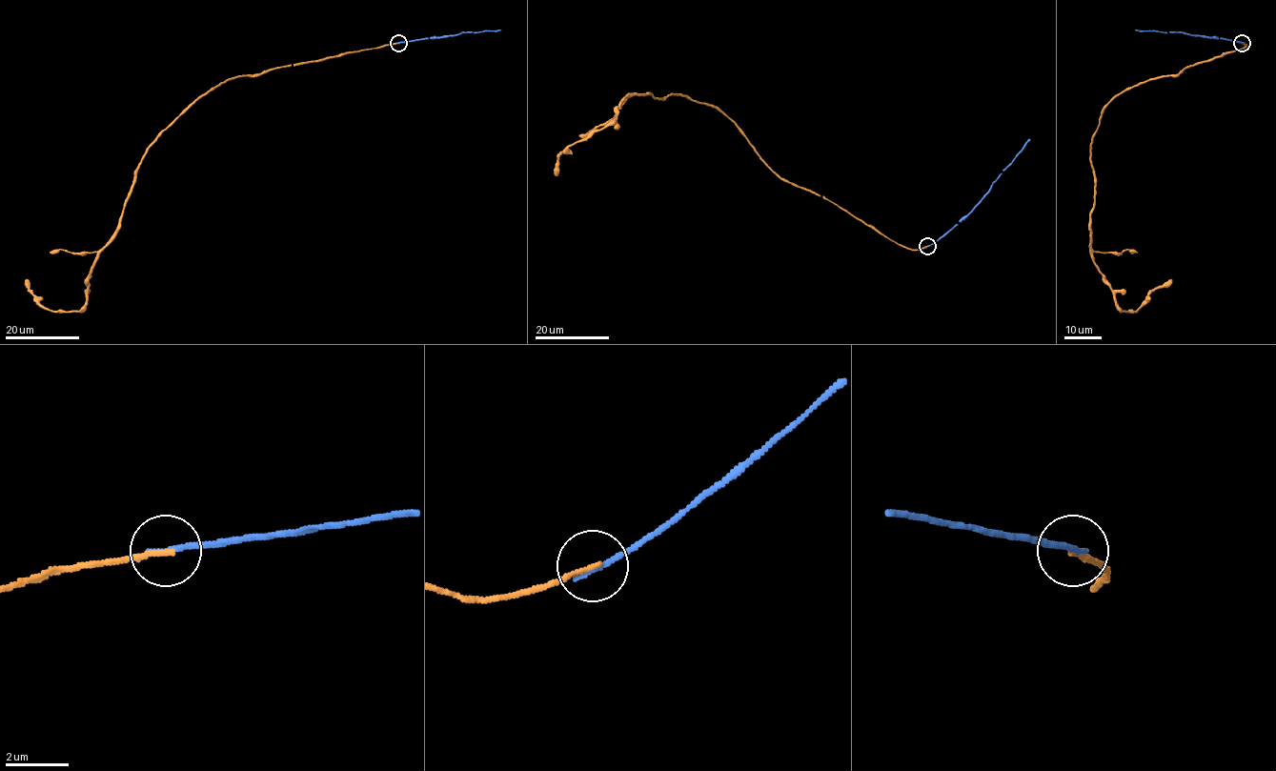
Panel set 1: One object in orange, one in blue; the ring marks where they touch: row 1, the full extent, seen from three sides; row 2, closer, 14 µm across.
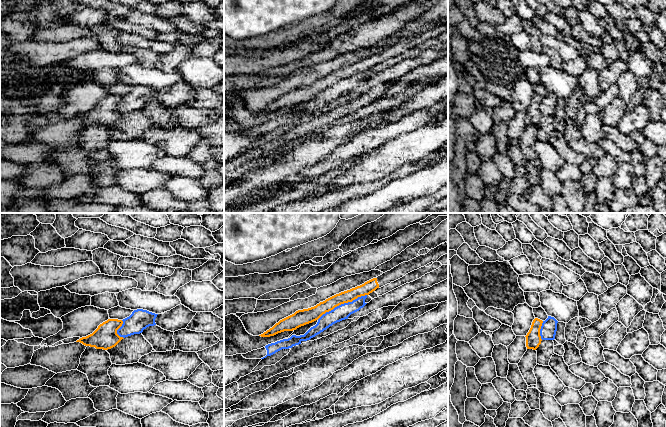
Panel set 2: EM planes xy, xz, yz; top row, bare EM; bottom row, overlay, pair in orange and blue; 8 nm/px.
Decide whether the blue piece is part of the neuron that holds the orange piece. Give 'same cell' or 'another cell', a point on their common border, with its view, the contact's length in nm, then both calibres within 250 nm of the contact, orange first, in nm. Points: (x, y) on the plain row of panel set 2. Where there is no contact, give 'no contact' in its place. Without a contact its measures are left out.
another cell | xz (341, 79) | 440 nm | 120/120 nm

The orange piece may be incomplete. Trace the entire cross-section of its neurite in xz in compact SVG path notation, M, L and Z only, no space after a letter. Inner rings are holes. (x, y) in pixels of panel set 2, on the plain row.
M445 18L431 25L427 30L420 31L408 38L403 38L394 43L390 47L373 54L364 60L352 64L350 66L336 70L323 78L320 78L314 83L298 86L294 90L280 96L272 104L259 111L261 113L270 113L284 107L293 107L306 100L318 96L323 90L333 86L335 83L352 78L358 73L369 71L377 64L381 64L391 58L394 58L406 50L426 42L431 38L436 38L441 32L448 29L448 19Z

